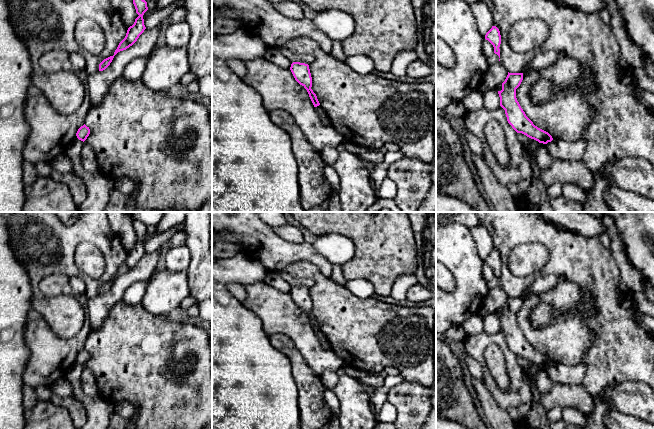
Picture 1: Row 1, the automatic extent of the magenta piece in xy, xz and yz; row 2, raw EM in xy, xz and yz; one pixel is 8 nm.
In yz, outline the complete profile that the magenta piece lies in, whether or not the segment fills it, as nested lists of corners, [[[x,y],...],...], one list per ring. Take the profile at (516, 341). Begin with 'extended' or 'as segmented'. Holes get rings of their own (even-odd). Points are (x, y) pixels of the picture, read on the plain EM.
as segmented | [[[509,297],[502,307],[502,314],[498,315],[500,330],[505,334],[508,347],[517,357],[522,357],[527,361],[547,368],[553,364],[552,360],[538,352],[526,340],[516,322],[516,313],[523,304],[523,297]]]

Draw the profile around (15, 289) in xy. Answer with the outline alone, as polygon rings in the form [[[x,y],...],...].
[[[0,212],[0,429],[24,429],[23,372],[30,351],[24,339],[32,288],[9,244],[7,216]]]

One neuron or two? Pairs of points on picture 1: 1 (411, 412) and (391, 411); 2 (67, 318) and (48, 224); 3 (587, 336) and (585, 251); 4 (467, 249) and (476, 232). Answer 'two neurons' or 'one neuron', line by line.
1: two neurons
2: one neuron
3: two neurons
4: two neurons

